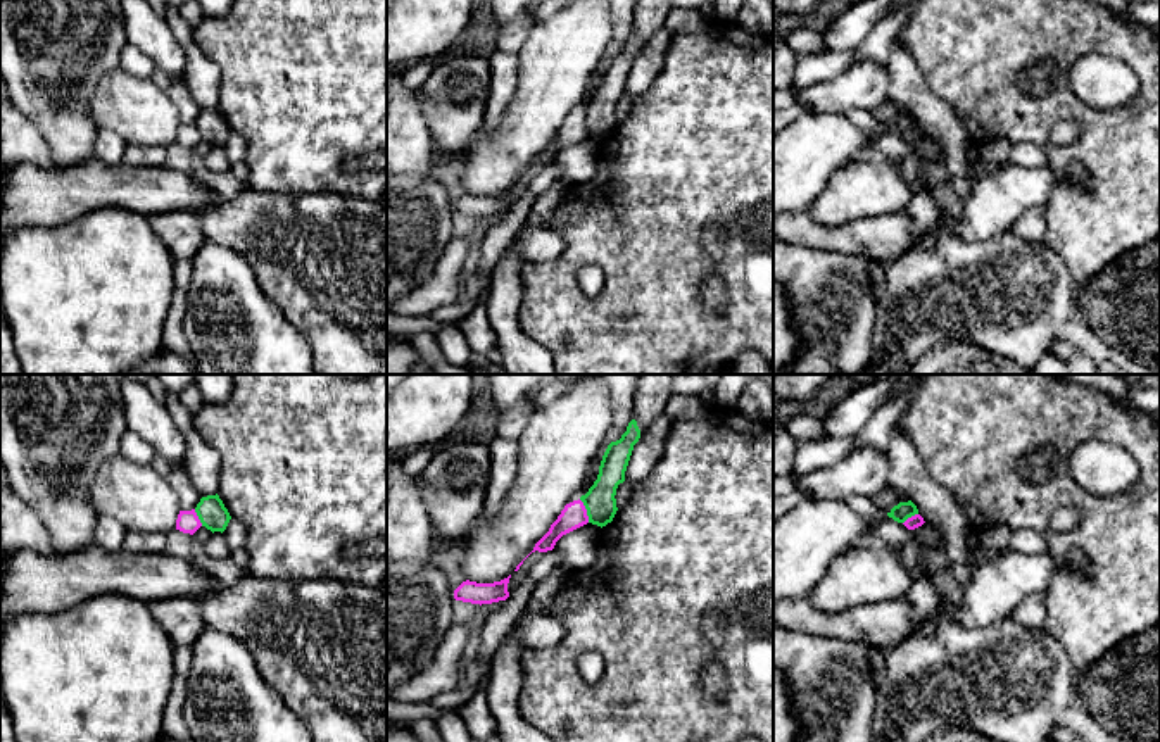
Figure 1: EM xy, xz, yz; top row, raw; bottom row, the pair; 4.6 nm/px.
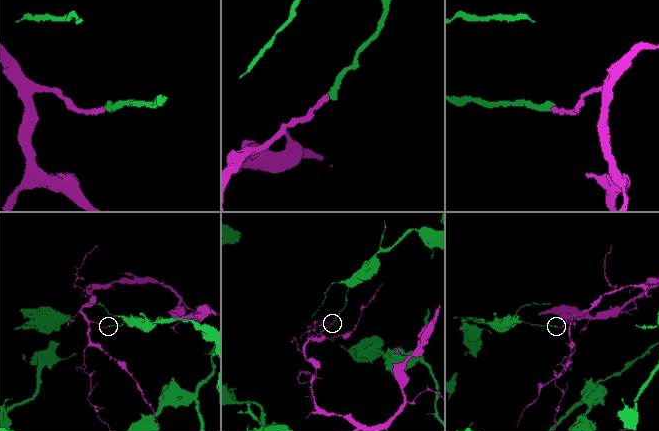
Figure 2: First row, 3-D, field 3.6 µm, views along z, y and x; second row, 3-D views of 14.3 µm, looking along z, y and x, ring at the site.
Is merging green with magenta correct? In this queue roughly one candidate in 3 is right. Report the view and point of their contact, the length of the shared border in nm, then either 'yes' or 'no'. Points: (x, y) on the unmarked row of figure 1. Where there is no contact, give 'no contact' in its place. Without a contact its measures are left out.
contact xz (587, 125); length 120 nm; no

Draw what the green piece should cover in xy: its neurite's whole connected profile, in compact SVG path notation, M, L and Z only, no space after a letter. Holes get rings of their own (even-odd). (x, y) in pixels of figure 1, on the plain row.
M207 109L202 110L200 116L195 121L195 126L207 143L214 145L224 145L231 129L228 123L224 121L223 114L219 109Z

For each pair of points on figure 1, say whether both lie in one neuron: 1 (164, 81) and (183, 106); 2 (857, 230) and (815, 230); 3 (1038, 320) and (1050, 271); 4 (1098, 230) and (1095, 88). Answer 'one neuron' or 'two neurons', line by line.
1: one neuron
2: one neuron
3: one neuron
4: two neurons

